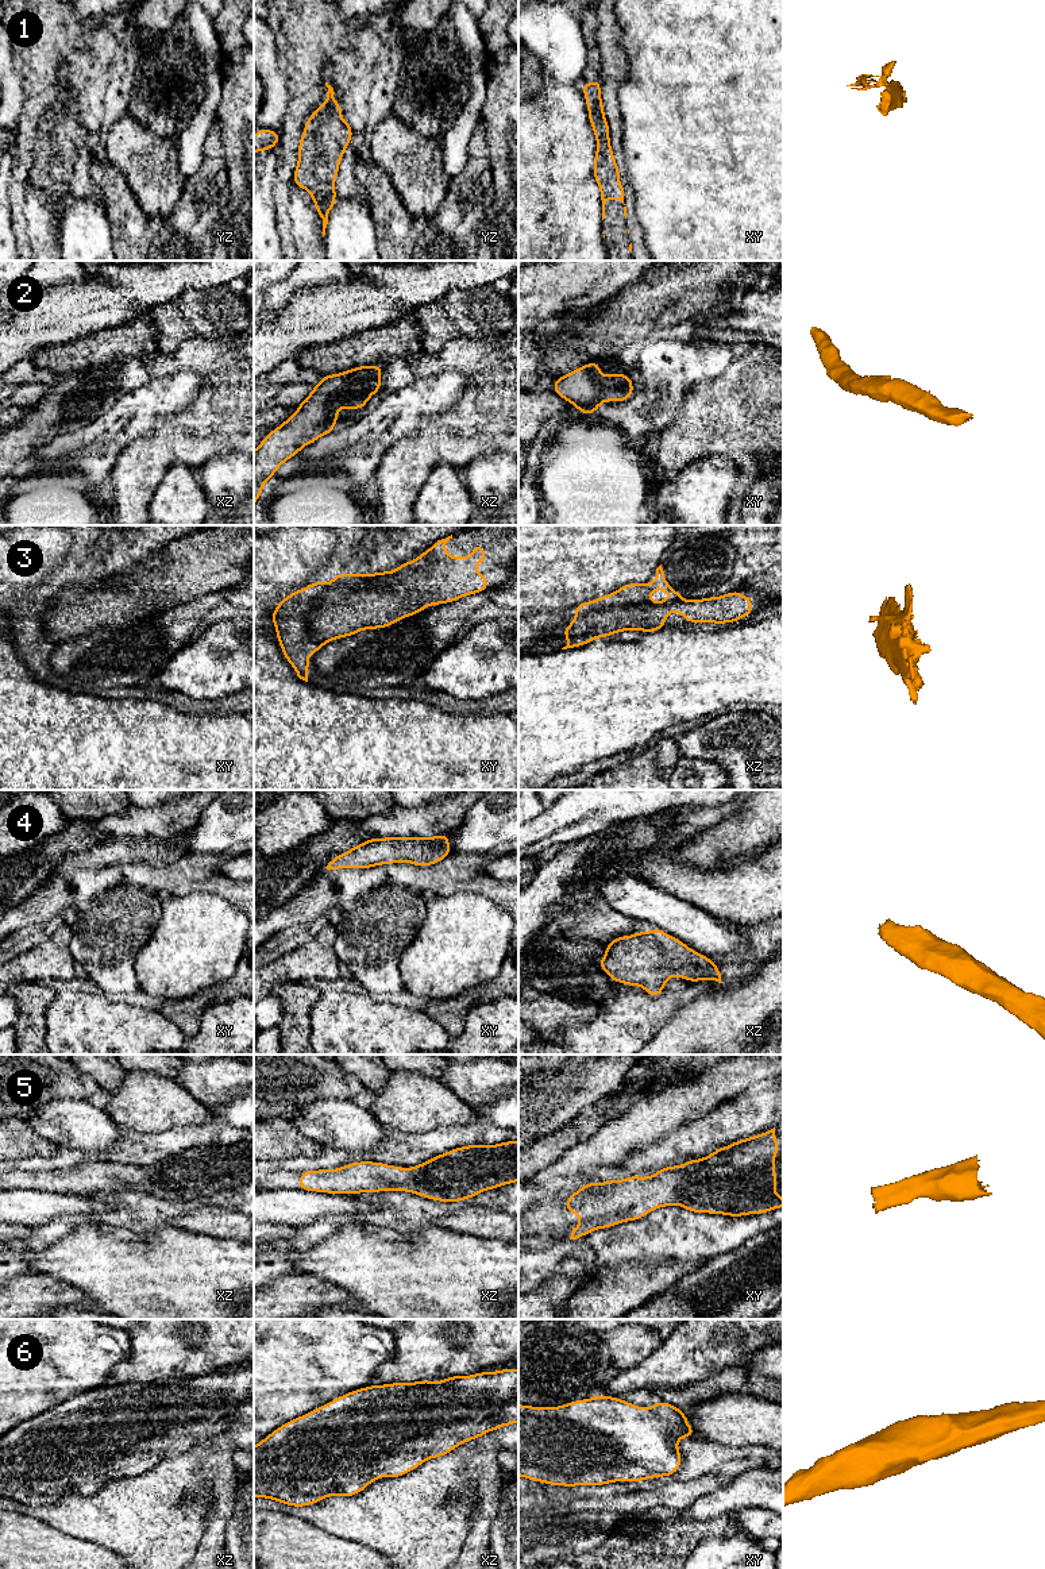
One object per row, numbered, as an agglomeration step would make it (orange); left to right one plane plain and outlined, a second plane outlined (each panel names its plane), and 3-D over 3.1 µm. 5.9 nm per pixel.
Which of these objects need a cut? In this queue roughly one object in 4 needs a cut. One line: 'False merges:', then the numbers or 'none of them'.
False merges: none of them

